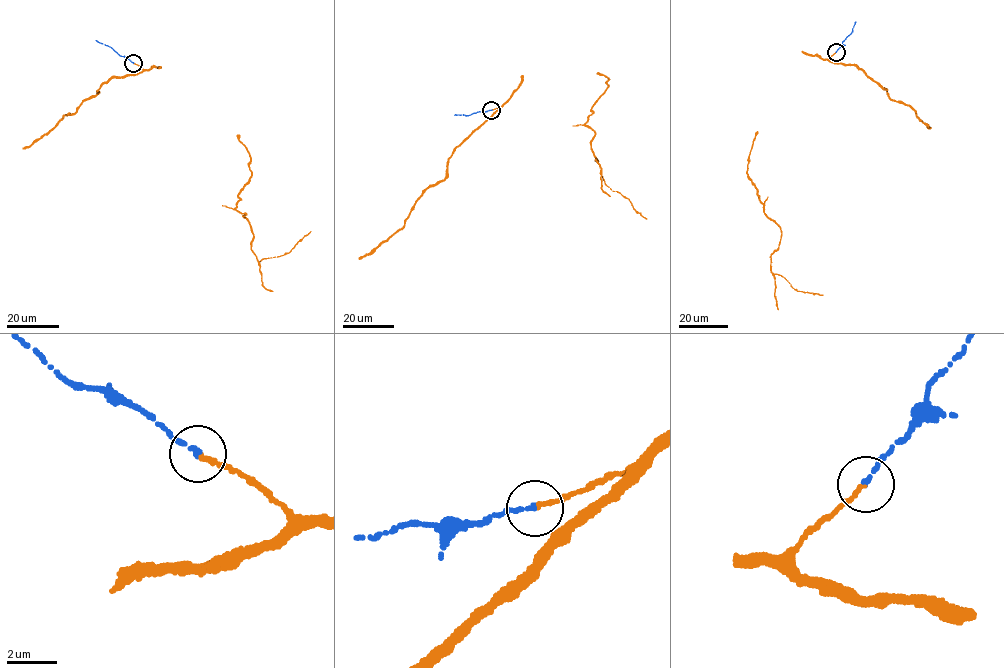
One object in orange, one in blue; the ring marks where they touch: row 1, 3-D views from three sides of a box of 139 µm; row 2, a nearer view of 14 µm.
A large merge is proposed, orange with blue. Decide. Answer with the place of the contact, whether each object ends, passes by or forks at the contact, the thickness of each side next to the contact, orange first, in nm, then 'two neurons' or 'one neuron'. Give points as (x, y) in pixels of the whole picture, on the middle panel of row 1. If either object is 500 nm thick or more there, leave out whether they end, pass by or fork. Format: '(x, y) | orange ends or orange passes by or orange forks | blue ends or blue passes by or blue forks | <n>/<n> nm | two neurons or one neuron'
(491, 110) | orange ends | blue ends | 200/240 nm | one neuron

